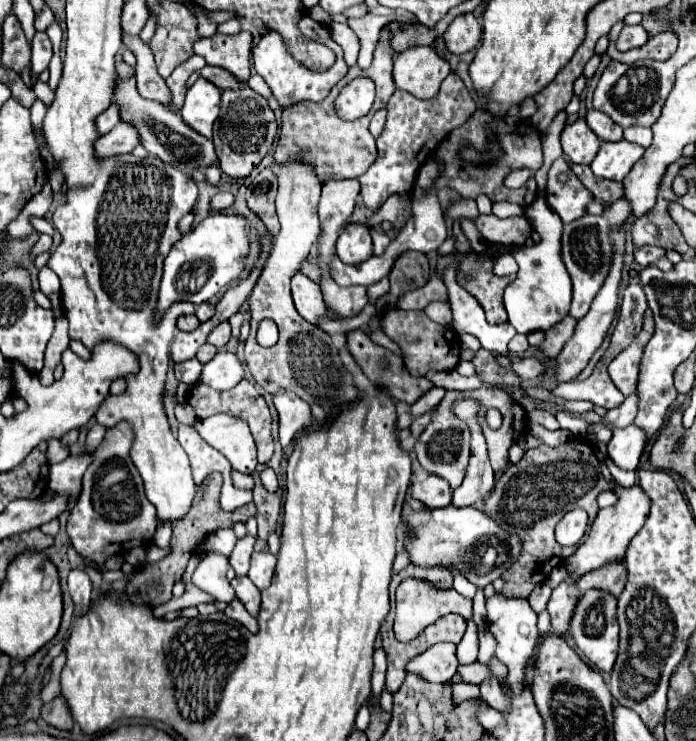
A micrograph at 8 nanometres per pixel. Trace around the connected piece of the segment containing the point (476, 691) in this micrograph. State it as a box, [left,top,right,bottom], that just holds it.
[453,683,480,704]

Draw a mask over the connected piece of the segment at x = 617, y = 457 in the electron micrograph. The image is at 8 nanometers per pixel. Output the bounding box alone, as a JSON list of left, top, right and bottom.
[606,424,648,470]

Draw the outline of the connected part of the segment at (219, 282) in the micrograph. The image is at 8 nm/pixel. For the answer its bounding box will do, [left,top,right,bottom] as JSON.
[156,214,252,316]

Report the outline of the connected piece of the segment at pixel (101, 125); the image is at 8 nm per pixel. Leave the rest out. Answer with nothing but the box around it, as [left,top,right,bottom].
[98,104,120,134]

